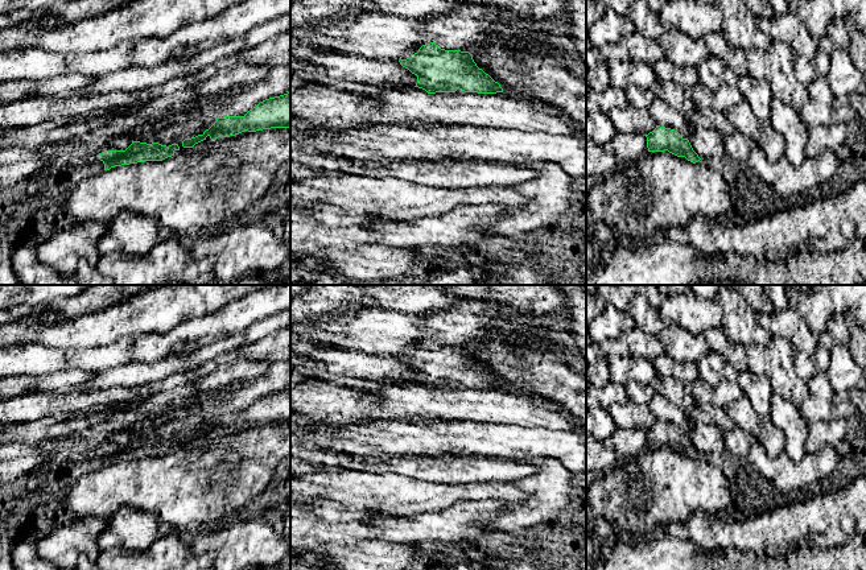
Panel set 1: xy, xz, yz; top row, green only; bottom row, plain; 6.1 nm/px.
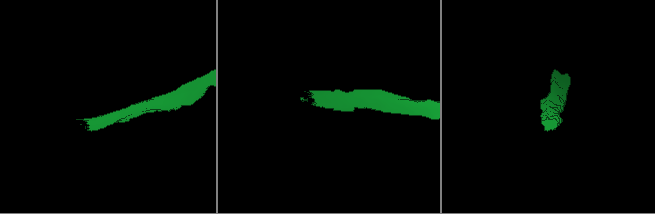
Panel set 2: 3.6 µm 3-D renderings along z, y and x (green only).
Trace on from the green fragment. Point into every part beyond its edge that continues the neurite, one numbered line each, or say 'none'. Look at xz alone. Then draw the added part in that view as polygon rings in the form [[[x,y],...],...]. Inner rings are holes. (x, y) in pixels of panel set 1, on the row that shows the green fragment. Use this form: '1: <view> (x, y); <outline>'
none

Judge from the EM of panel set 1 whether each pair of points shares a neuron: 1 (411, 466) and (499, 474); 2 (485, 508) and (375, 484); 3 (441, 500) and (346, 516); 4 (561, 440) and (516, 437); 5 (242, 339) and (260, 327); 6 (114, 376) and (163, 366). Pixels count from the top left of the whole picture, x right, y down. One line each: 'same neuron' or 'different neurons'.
1: same neuron
2: different neurons
3: same neuron
4: same neuron
5: same neuron
6: same neuron

